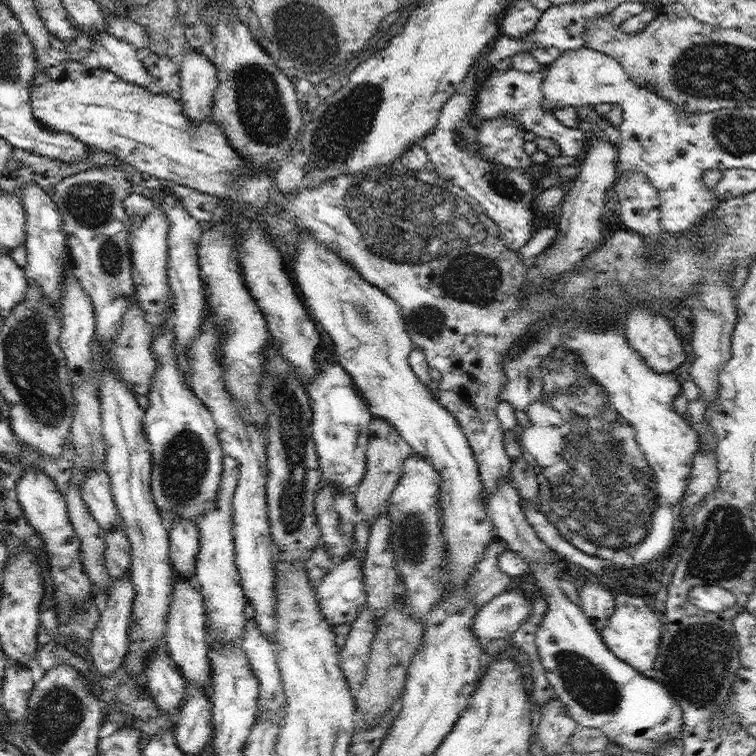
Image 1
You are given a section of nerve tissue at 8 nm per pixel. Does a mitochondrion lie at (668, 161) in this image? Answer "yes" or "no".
no

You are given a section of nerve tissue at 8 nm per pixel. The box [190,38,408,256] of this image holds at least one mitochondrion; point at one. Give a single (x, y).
(340, 132)

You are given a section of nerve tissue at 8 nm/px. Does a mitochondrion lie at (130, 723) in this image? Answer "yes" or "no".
no

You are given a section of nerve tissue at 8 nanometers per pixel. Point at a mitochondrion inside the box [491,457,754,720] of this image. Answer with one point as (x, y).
(696, 662)

